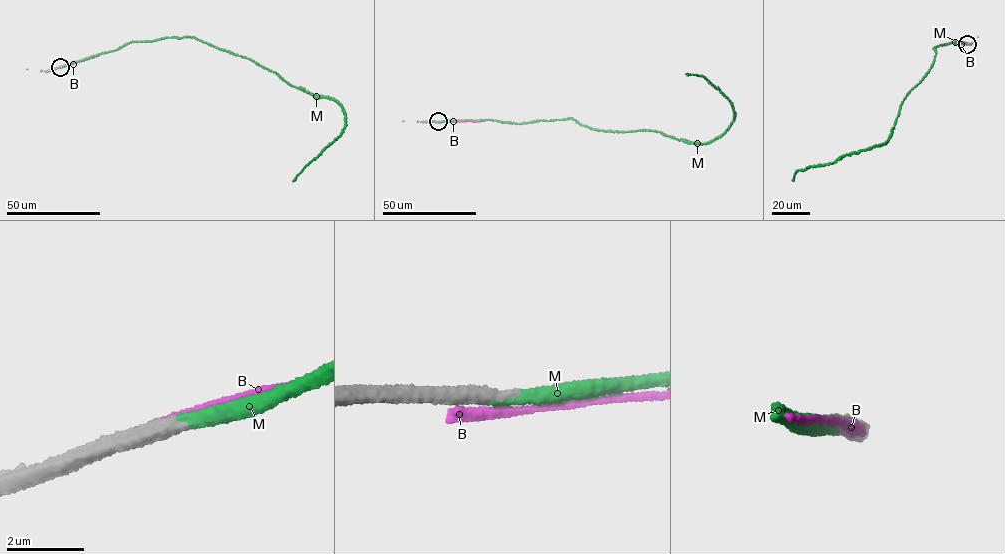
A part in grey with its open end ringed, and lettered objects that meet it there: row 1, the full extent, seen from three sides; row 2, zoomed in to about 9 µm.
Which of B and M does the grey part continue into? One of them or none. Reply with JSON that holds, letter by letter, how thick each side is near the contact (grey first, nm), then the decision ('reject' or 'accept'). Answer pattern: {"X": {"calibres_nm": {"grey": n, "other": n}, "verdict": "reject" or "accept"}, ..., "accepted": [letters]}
{"B": {"calibres_nm": {"grey": 550, "other": 400}, "verdict": "reject"}, "M": {"calibres_nm": {"grey": 440, "other": 320}, "verdict": "accept"}, "accepted": ["M"]}

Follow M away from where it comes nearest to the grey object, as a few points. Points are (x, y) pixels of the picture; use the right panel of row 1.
M: (967, 43), (954, 41), (933, 48), (932, 64), (905, 96), (883, 144), (798, 170), (792, 180)

